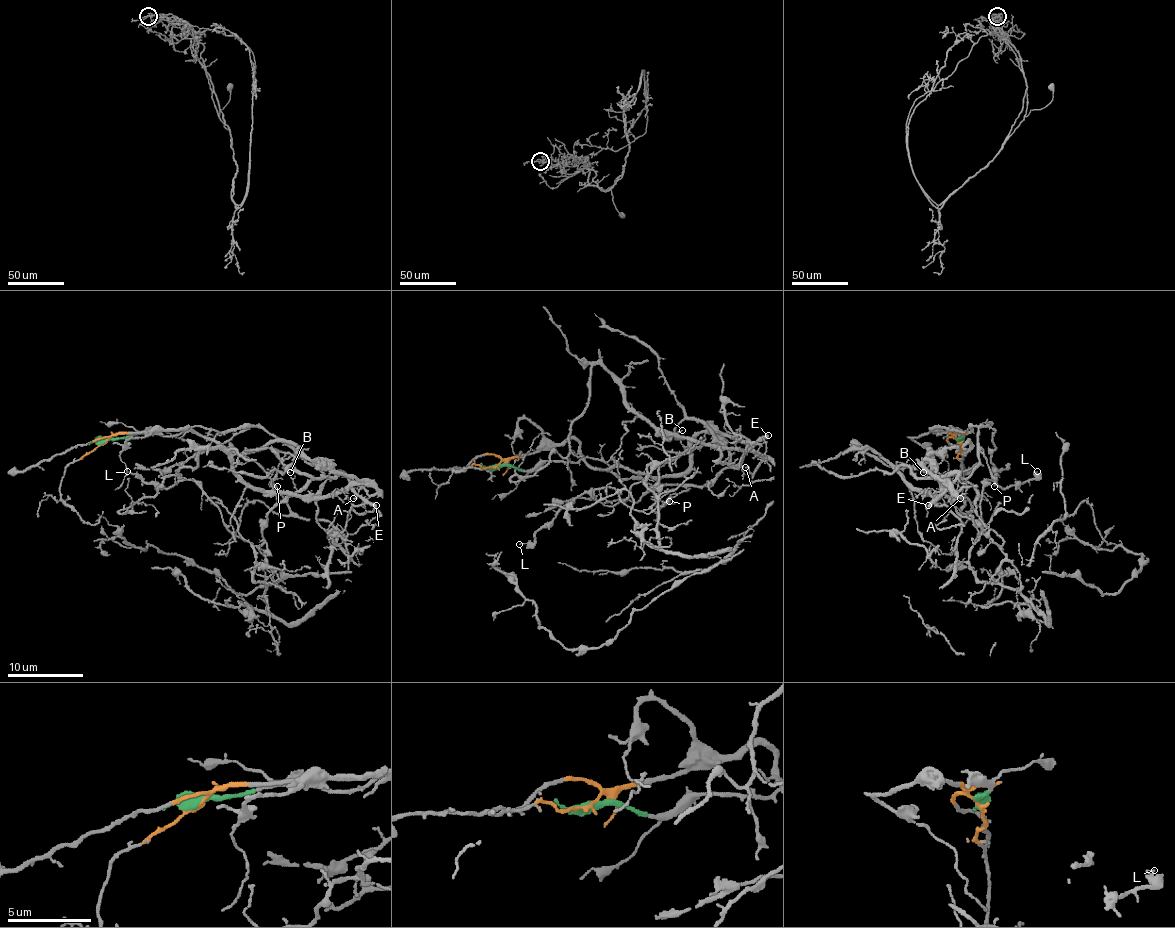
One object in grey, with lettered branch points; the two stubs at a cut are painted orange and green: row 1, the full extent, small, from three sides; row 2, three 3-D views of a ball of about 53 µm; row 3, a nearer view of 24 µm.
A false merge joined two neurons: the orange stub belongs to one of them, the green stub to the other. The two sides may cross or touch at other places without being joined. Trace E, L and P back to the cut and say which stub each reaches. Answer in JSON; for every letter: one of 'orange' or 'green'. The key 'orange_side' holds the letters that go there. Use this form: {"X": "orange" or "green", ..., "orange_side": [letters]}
{"E": "green", "L": "green", "P": "green", "orange_side": []}

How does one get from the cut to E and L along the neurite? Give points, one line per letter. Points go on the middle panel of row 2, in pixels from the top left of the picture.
E: (495, 466), (534, 470), (548, 461), (576, 462), (593, 457), (619, 476), (657, 485), (708, 485), (768, 434)
L: (495, 466), (593, 457), (708, 485), (729, 451), (664, 461), (647, 508), (587, 491), (519, 544)

